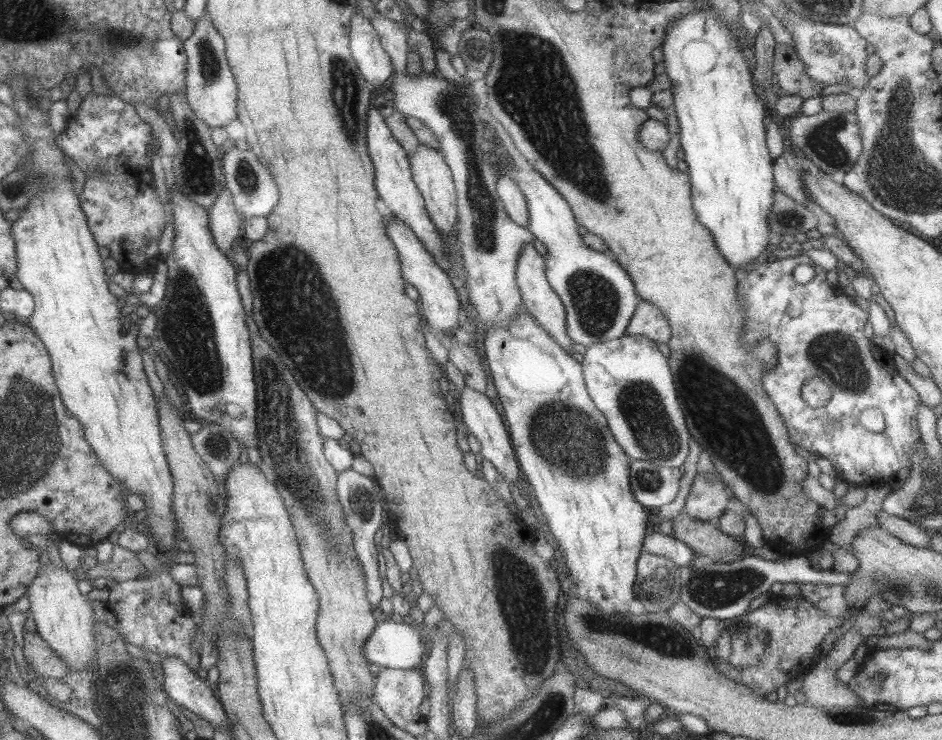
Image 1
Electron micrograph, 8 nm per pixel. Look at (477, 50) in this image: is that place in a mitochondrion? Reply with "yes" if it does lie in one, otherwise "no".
yes

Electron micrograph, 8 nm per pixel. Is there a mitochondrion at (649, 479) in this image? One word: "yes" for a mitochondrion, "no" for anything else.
yes

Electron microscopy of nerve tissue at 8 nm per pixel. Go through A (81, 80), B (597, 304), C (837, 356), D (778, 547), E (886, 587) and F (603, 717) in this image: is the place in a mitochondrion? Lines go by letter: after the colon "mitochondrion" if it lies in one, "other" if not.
A: other
B: mitochondrion
C: mitochondrion
D: other
E: mitochondrion
F: other

